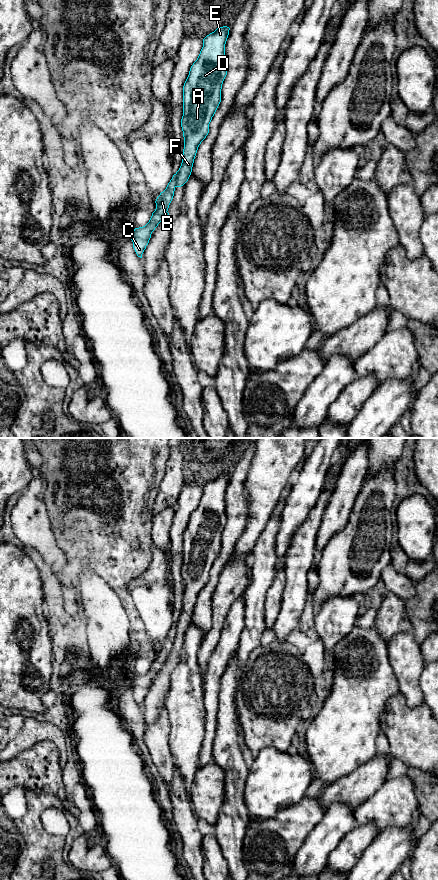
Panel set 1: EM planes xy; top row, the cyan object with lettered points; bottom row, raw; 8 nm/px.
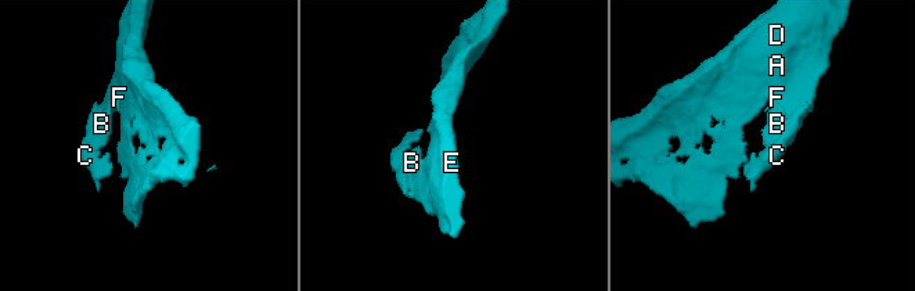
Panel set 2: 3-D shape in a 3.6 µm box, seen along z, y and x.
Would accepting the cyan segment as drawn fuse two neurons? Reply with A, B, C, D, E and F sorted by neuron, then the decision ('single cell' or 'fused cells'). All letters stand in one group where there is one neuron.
A D E F / B C; fused cells

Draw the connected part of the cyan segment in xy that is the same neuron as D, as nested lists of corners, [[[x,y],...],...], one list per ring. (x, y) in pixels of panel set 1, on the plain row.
[[[219,475],[203,487],[203,495],[190,516],[183,534],[184,585],[183,607],[176,620],[176,635],[189,627],[201,590],[209,581],[209,572],[220,550],[223,529],[227,523],[225,492],[230,476]]]

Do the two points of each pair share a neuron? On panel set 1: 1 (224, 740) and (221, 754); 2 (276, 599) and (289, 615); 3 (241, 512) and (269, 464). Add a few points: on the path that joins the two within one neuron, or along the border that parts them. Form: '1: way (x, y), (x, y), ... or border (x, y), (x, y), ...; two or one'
1: way (224, 743), (221, 751); one
2: border (285, 581), (279, 614), (272, 626); two
3: border (246, 477), (247, 523); two

